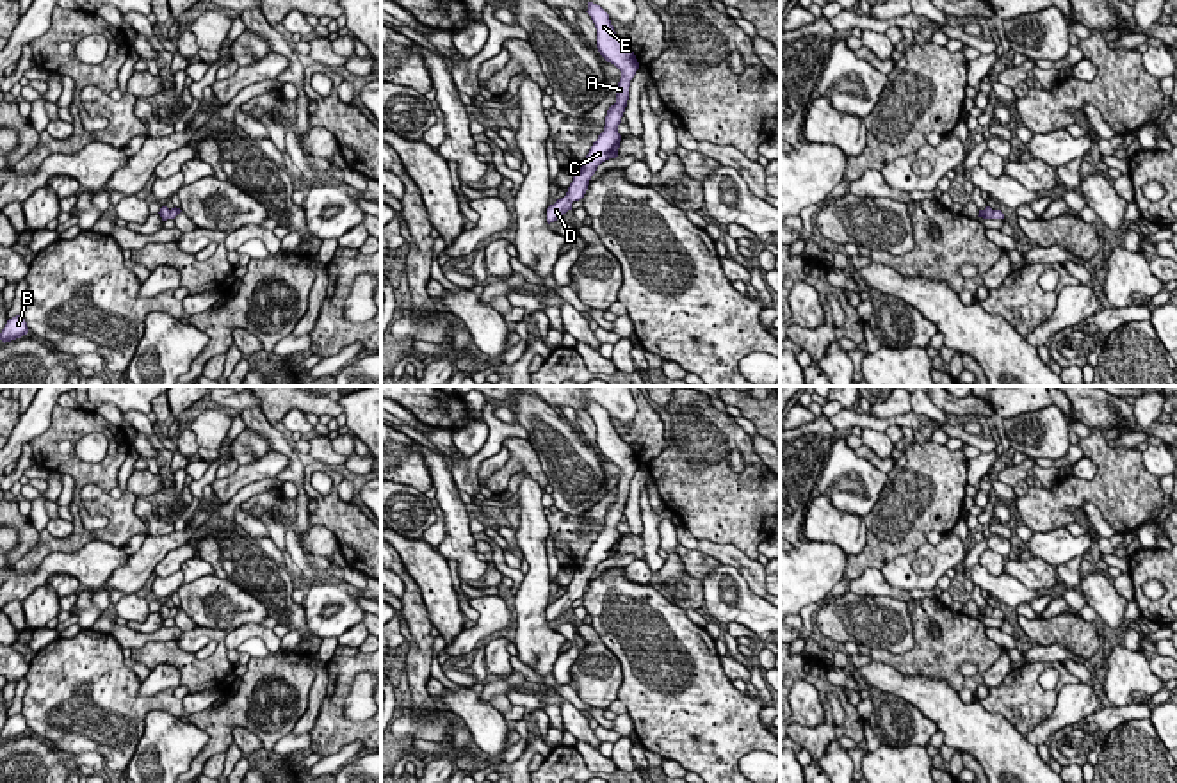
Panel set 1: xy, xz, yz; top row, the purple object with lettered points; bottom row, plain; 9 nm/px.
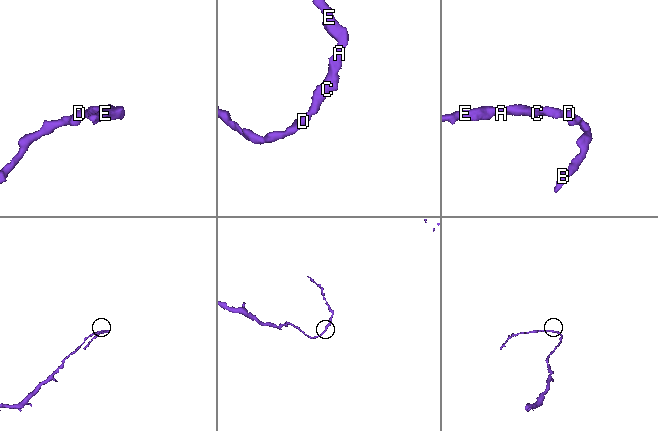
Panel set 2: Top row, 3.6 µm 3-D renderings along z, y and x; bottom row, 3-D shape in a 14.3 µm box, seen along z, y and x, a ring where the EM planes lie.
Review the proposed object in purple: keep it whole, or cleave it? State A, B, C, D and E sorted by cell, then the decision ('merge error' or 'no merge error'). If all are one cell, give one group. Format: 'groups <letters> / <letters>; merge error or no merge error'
groups A B C D E; no merge error

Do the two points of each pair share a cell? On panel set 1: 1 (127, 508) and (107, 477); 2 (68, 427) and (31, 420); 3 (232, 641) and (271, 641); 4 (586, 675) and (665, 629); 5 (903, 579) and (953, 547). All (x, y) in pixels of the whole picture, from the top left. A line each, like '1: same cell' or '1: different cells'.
1: different cells
2: different cells
3: same cell
4: different cells
5: same cell

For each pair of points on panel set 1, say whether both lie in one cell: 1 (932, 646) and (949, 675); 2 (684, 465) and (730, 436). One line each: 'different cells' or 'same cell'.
1: same cell
2: same cell

